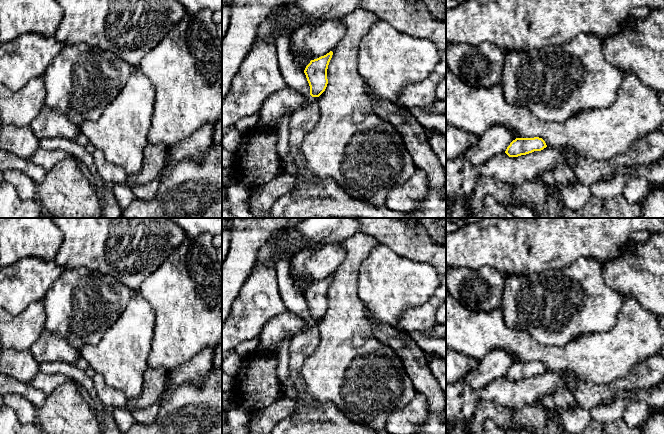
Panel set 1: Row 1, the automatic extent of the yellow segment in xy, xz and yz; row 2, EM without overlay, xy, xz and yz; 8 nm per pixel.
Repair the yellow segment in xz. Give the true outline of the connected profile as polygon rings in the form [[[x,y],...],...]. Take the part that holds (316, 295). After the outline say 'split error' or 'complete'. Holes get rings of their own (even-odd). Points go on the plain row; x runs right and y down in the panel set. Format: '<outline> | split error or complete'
[[[330,275],[324,280],[311,284],[304,294],[312,321],[319,321],[327,311],[327,293],[332,279],[333,276]]] | complete

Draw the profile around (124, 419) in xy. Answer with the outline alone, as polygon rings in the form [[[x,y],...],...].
[[[115,408],[112,415],[121,434],[125,434],[136,423],[132,412],[127,409]]]

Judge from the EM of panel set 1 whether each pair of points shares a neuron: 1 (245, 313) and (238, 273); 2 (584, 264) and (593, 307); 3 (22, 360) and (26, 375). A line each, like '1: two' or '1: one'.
1: two
2: one
3: one

